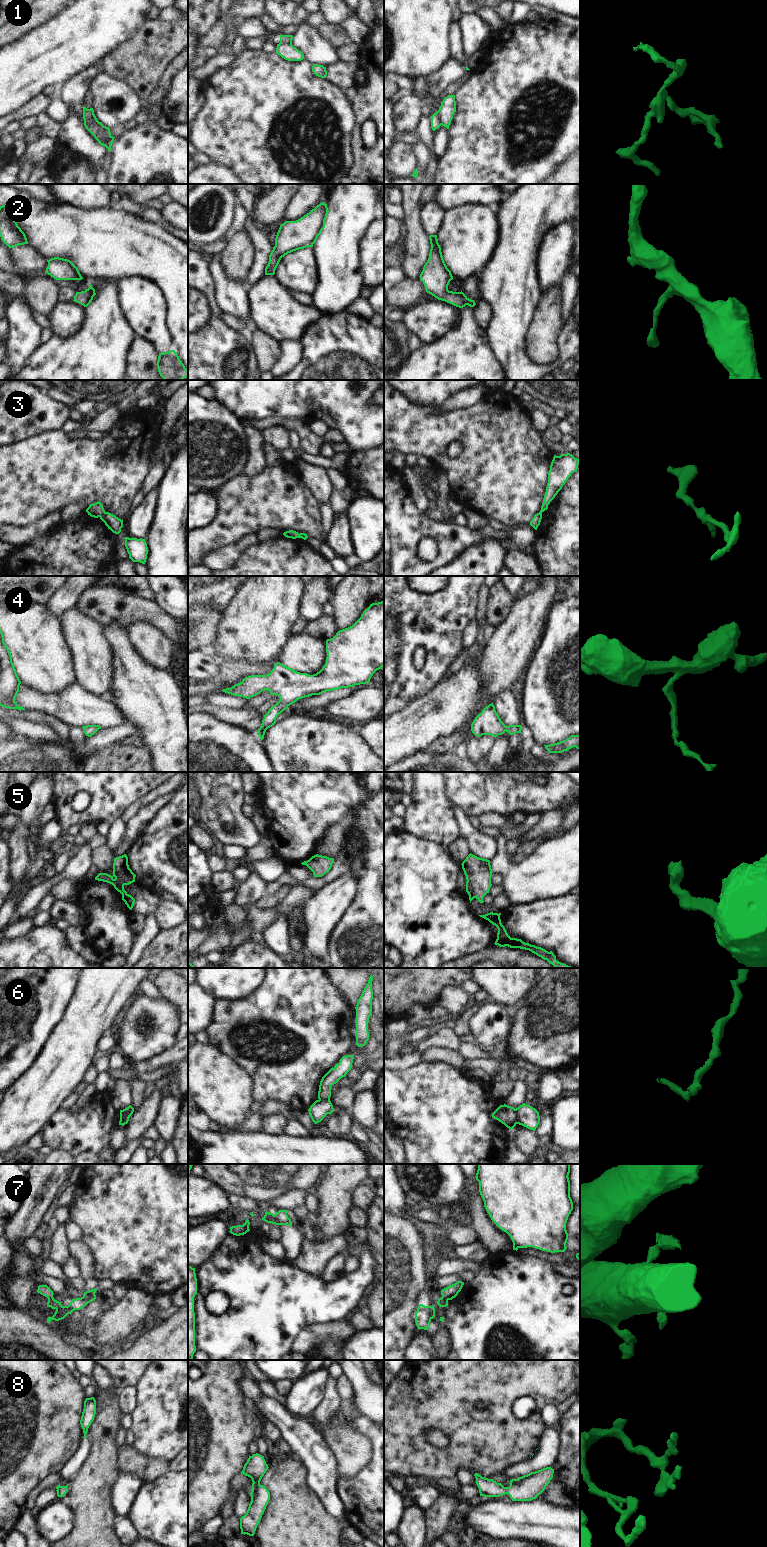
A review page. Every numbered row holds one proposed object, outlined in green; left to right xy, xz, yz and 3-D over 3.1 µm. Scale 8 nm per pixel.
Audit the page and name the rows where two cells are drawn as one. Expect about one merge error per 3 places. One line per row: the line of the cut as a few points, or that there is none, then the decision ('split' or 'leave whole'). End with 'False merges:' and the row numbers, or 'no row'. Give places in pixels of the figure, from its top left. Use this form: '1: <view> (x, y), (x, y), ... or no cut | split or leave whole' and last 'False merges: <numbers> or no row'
1: yz (438, 110), (438, 118), (441, 124) | split
2: no cut | leave whole
3: xy (105, 512), (99, 516) | split
4: no cut | leave whole
5: no cut | leave whole
6: xy (131, 1111), (123, 1116), (124, 1124) | split
7: yz (441, 1297), (447, 1300) | split
8: no cut | leave whole
False merges: 1, 3, 6, 7

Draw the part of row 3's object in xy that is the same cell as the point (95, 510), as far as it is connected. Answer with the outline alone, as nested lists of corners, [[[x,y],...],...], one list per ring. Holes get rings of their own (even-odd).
[[[98,501],[96,503],[90,504],[89,507],[86,509],[86,512],[91,517],[98,518],[105,513],[105,510],[101,502]]]

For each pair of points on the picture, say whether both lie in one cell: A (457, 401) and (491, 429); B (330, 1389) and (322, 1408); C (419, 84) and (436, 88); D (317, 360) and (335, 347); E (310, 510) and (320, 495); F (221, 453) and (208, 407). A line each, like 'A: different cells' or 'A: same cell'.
A: different cells
B: same cell
C: different cells
D: same cell
E: different cells
F: same cell

